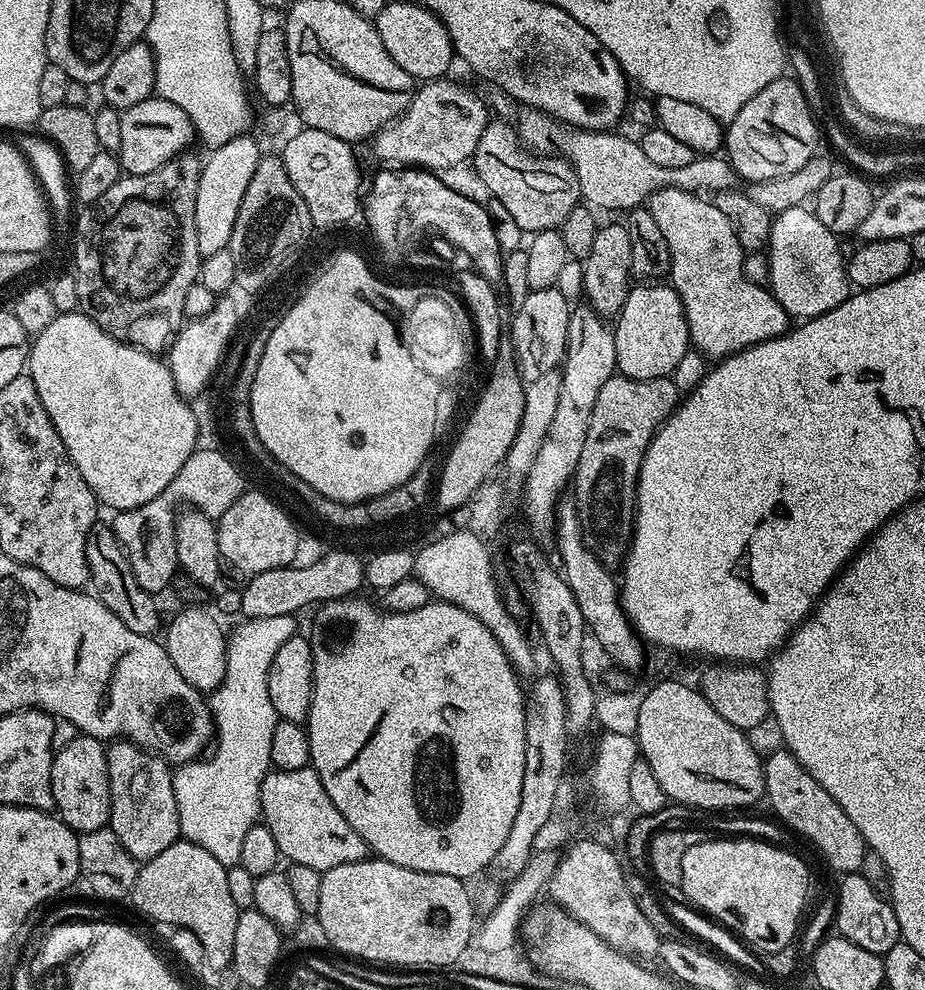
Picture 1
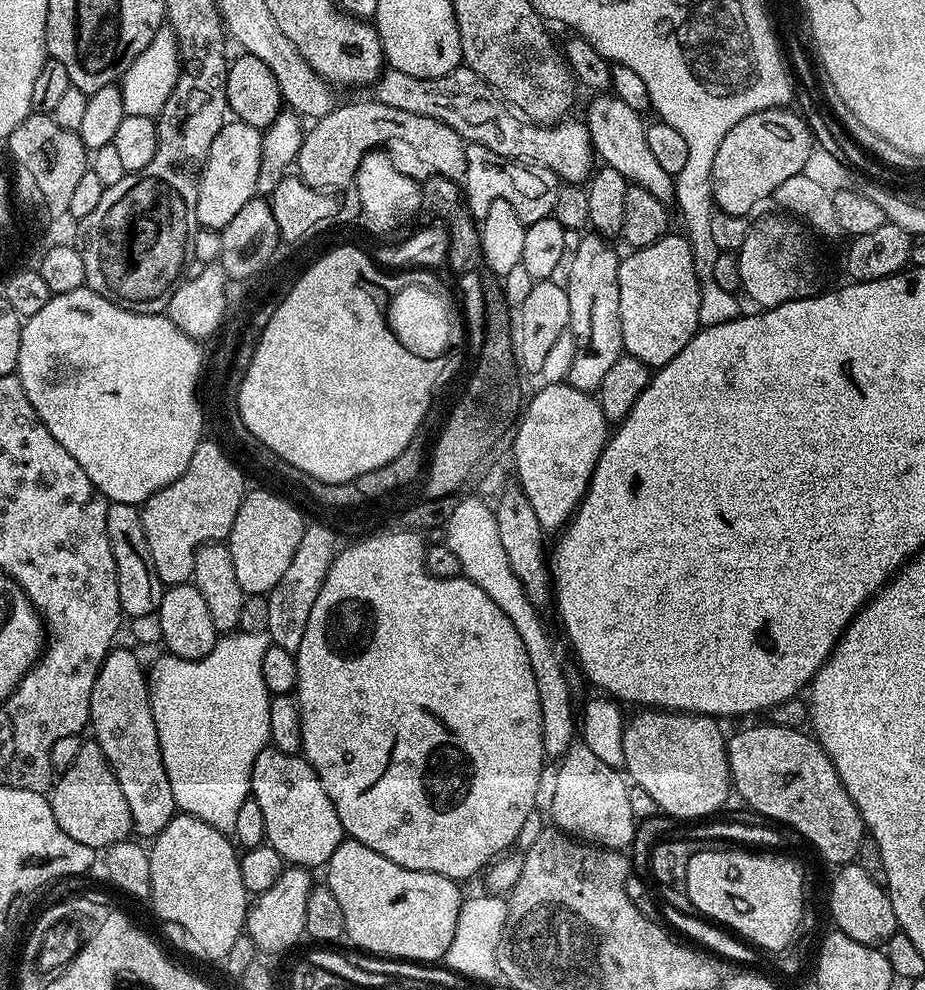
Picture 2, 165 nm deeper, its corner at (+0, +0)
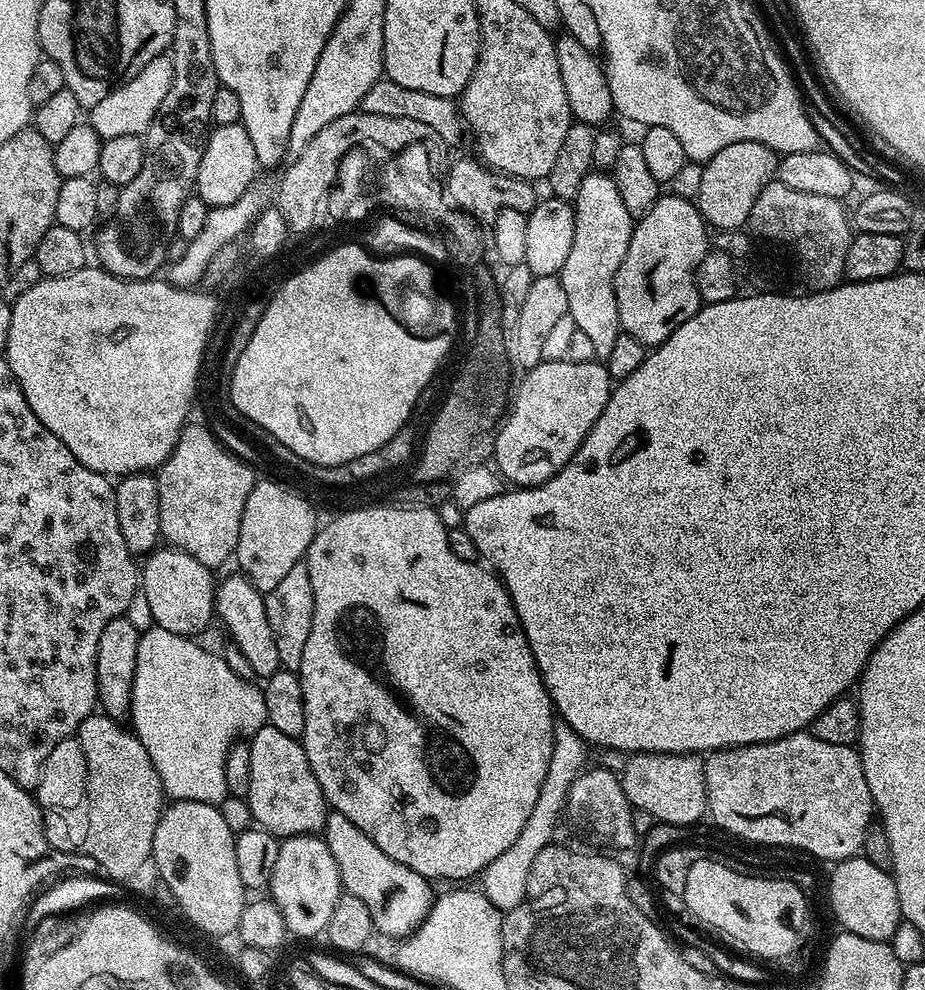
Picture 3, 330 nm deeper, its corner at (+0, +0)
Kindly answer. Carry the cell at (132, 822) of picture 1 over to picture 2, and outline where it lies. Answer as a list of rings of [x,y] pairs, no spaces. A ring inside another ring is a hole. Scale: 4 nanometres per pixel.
[[[113,647],[101,661],[96,674],[94,690],[91,691],[89,723],[93,739],[103,752],[108,764],[114,770],[122,794],[130,808],[133,831],[139,836],[154,838],[176,814],[173,790],[166,777],[165,764],[162,762],[160,739],[154,726],[152,707],[149,704],[150,684],[143,672],[137,656],[126,648]]]

